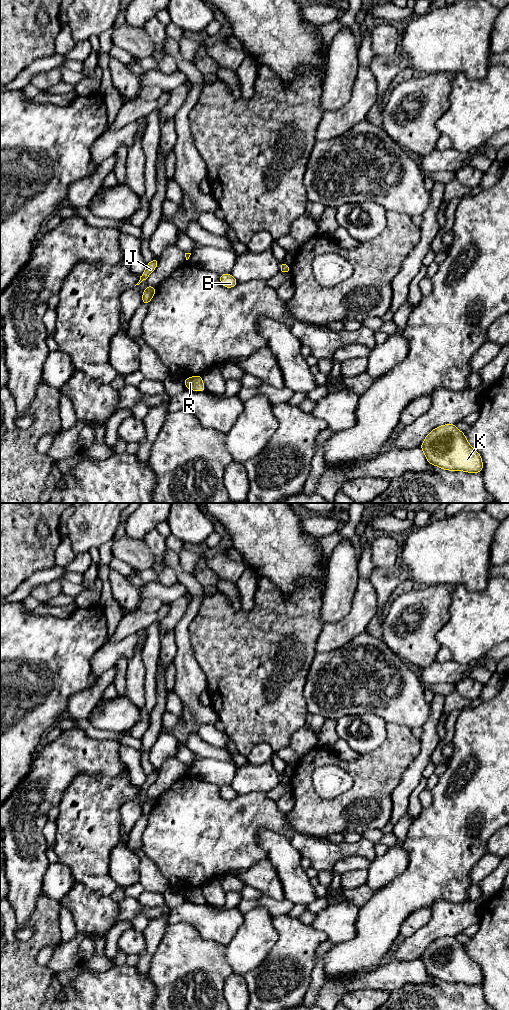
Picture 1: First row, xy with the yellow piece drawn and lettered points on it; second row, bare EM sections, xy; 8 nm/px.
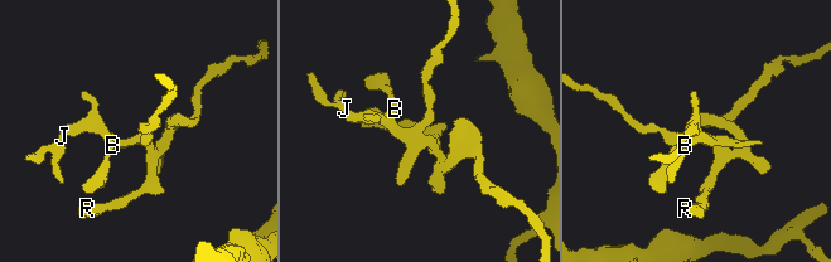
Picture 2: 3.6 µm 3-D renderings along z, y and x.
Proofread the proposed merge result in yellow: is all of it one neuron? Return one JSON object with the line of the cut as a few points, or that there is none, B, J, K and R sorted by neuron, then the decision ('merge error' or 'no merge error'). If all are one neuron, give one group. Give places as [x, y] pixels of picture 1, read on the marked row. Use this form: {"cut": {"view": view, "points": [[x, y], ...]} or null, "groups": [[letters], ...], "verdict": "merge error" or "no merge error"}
{"cut": {"view": "xy", "points": [[283, 262], [285, 264]]}, "groups": [["B", "J", "R"], ["K"]], "verdict": "merge error"}

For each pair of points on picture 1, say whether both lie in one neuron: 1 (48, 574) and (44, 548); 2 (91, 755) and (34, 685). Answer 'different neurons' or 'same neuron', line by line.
1: different neurons
2: different neurons

